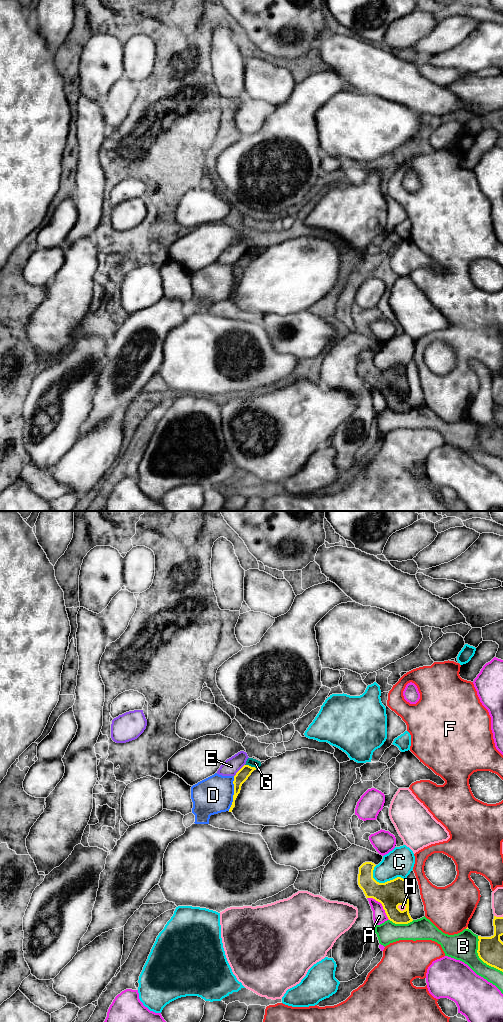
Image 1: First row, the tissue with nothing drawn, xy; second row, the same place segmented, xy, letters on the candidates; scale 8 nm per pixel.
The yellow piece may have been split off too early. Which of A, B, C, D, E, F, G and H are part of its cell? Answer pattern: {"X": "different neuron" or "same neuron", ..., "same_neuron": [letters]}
{"A": "different neuron", "B": "different neuron", "C": "different neuron", "D": "different neuron", "E": "different neuron", "F": "different neuron", "G": "different neuron", "H": "different neuron", "same_neuron": []}

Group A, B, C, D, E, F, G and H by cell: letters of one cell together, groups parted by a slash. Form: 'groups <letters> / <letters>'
groups A / B / C / D G / E / F / H

